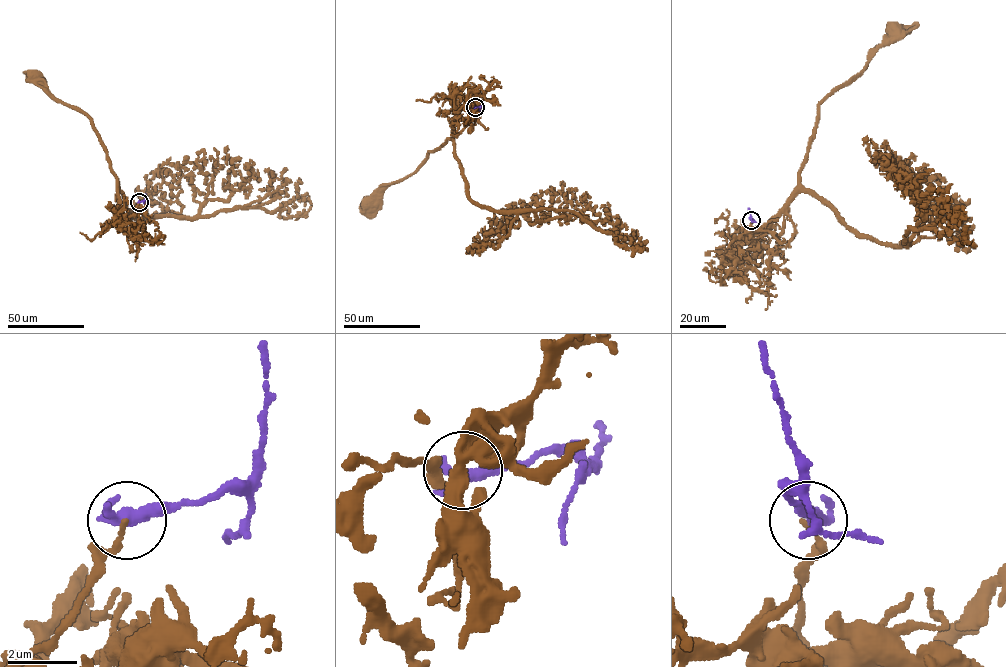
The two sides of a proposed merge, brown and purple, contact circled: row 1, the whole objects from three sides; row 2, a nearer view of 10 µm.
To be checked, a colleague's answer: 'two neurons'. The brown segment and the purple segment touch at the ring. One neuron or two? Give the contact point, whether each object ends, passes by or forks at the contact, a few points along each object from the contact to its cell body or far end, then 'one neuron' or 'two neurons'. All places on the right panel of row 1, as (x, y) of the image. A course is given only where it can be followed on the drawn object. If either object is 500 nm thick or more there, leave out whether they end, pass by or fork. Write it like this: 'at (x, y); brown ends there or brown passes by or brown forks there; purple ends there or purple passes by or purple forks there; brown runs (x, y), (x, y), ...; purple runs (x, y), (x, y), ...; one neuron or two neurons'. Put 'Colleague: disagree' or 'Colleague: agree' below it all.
at (751, 220); brown ends there; purple passes by; brown runs (751, 220), (748, 240), (752, 243), (797, 186), (818, 107), (856, 76), (880, 46), (898, 33); purple runs (752, 220), (748, 208); two neurons
Colleague: agree

